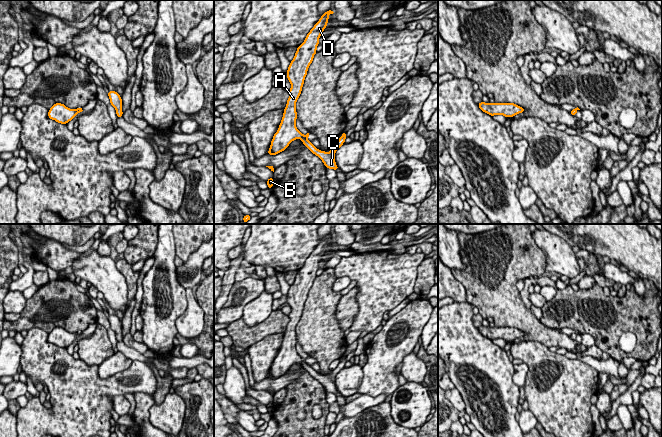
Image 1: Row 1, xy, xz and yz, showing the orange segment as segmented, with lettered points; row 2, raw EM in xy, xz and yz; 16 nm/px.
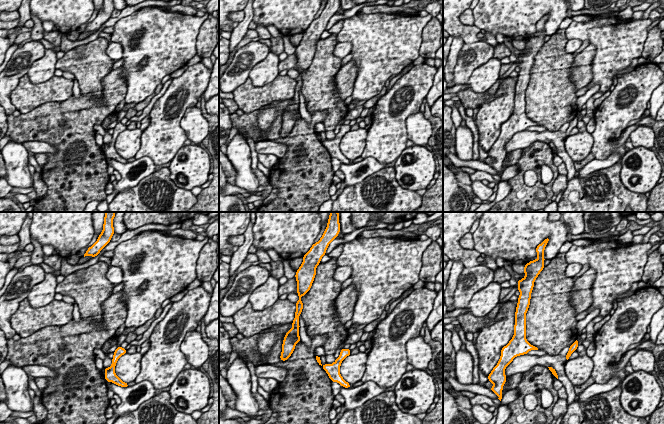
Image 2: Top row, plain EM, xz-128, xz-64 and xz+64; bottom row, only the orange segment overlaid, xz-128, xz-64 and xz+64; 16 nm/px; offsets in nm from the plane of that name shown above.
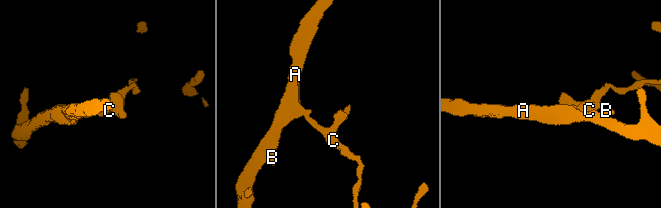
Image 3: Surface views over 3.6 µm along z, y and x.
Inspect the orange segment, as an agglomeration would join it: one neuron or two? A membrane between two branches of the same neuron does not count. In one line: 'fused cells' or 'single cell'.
fused cells

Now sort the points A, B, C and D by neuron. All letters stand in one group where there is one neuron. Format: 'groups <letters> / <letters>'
groups A B D / C

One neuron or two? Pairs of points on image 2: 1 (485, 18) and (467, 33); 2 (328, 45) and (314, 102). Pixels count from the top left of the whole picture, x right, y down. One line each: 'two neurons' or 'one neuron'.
1: two neurons
2: one neuron

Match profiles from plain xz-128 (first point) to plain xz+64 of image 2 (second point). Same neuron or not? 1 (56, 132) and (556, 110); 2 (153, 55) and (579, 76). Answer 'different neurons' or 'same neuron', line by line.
1: different neurons
2: different neurons

